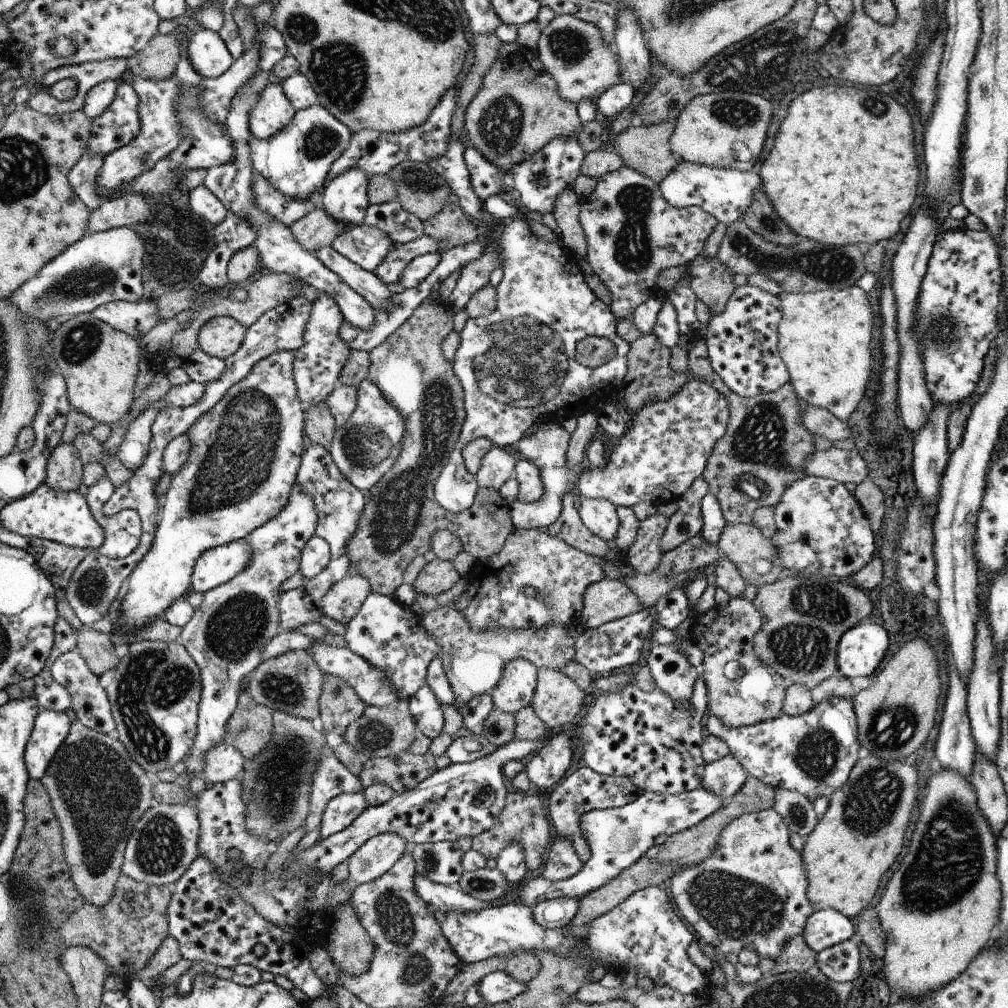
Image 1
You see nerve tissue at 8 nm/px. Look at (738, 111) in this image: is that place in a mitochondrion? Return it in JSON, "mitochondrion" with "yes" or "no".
{"mitochondrion":"yes"}

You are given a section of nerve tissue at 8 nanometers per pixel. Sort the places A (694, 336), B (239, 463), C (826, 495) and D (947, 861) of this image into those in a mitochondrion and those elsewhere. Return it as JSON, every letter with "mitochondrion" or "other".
{"A":"other","B":"mitochondrion","C":"other","D":"mitochondrion"}

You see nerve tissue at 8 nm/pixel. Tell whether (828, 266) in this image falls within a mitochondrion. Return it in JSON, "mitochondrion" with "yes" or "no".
{"mitochondrion":"yes"}

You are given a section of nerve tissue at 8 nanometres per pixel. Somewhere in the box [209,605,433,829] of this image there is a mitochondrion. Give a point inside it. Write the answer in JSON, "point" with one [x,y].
{"point":[281,690]}

